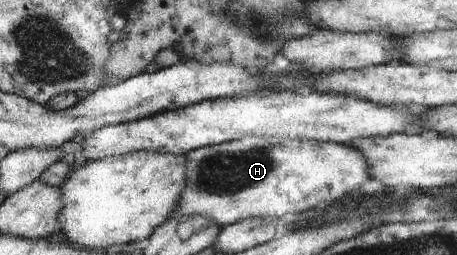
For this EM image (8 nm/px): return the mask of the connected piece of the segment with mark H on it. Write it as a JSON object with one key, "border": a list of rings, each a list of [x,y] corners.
{"border":[[[243,136],[229,141],[195,149],[186,157],[187,185],[183,189],[176,215],[201,215],[210,218],[220,227],[235,224],[248,218],[279,219],[286,213],[300,214],[314,209],[318,203],[338,203],[358,192],[362,183],[370,179],[370,165],[362,153],[346,144],[317,142],[276,136]]]}

